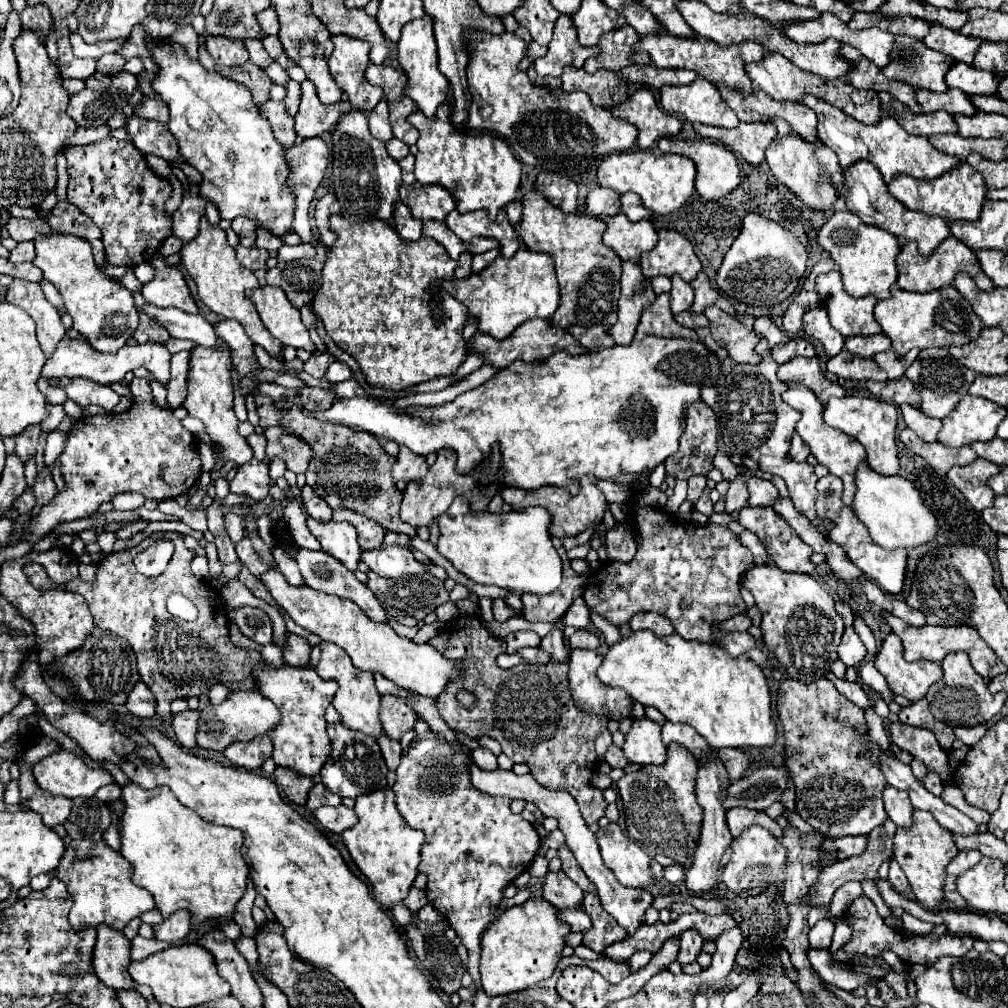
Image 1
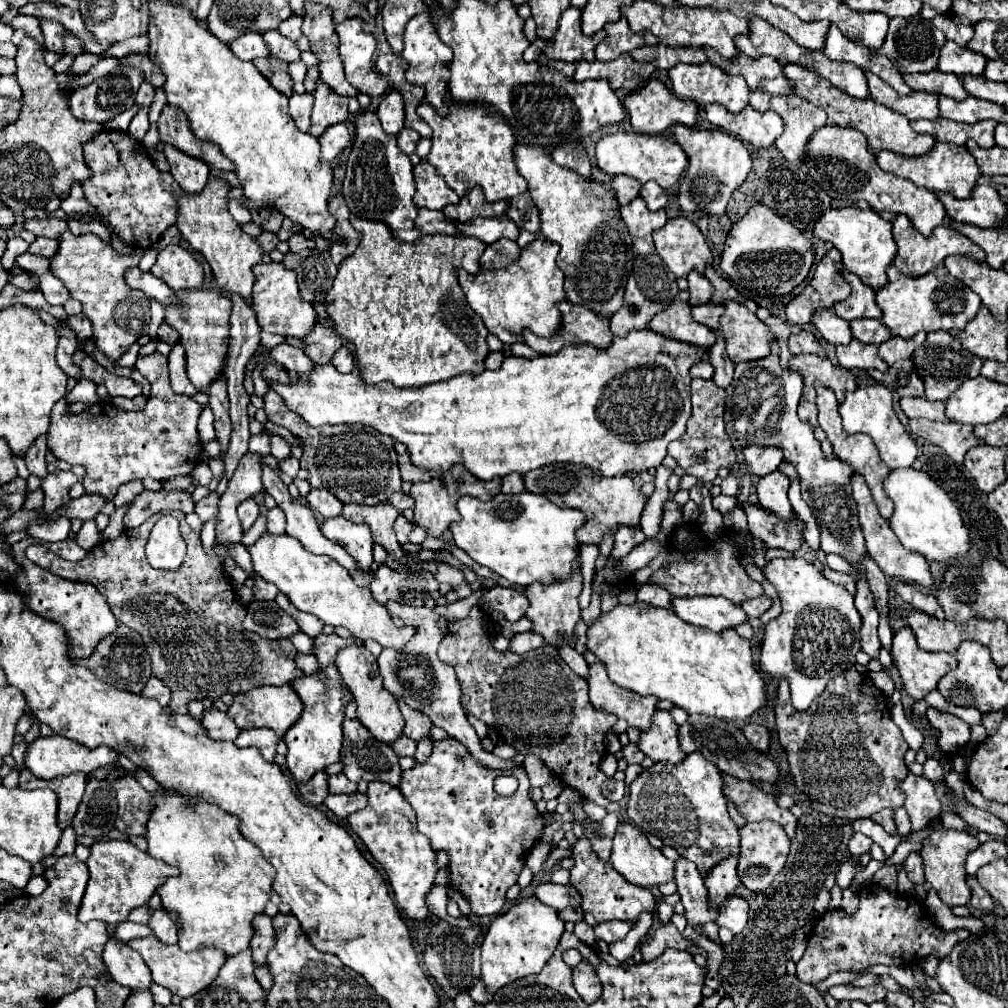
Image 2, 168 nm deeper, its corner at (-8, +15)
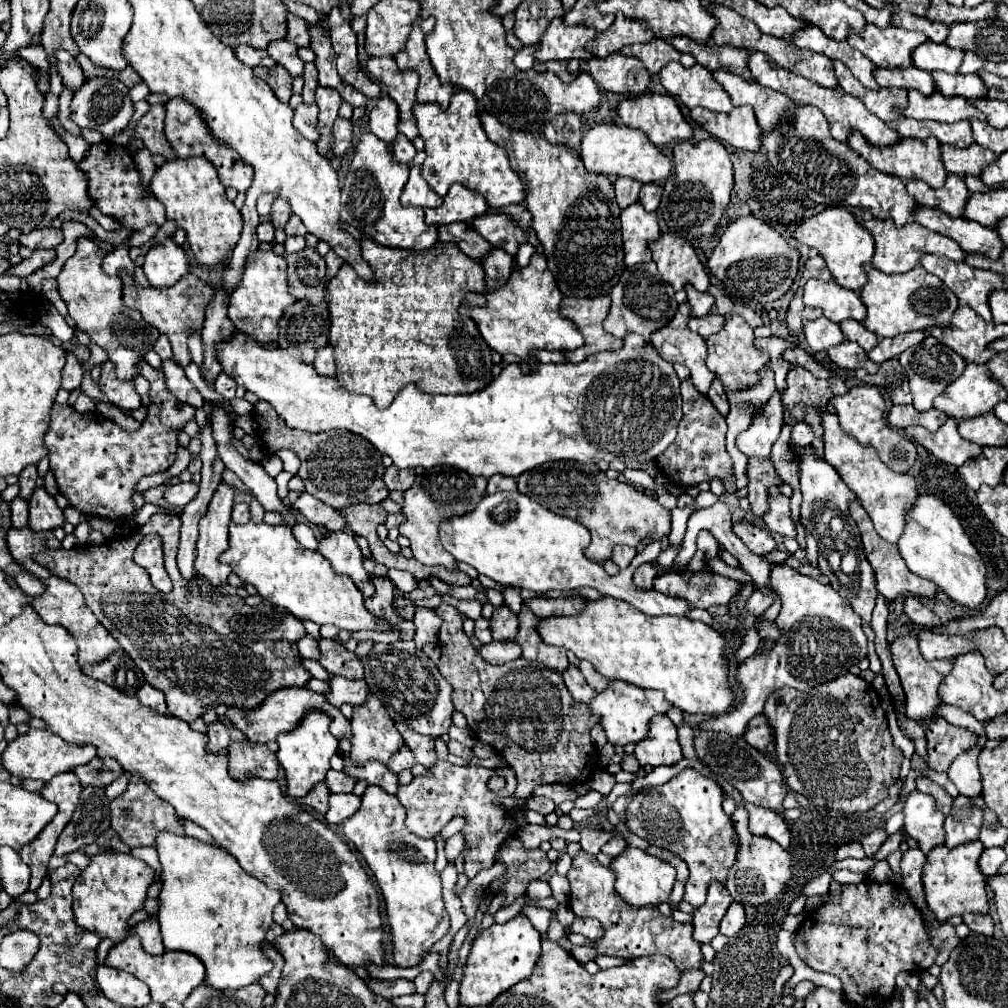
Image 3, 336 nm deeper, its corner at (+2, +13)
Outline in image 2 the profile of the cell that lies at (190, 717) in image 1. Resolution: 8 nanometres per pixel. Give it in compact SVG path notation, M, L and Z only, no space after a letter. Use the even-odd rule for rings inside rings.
M205 709L205 717L201 723L205 723L209 737L217 741L235 741L237 735L241 733L241 729L233 723L233 719L219 709Z

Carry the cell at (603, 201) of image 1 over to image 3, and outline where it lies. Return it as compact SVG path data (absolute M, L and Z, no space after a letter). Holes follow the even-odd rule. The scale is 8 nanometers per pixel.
M617 177L613 181L615 187L615 201L621 209L633 205L639 199L639 181L629 179L629 177Z

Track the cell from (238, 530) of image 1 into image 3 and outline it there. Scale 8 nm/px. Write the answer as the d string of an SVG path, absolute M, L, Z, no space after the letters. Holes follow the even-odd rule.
M237 503L237 505L233 507L231 521L233 521L233 523L239 523L239 525L247 523L247 521L249 521L249 505L247 505L247 503Z

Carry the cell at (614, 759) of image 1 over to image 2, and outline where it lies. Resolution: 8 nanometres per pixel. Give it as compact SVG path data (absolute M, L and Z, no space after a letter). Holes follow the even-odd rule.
M629 743L627 747L623 747L621 753L623 753L623 759L625 759L627 763L641 763L641 761L645 759L643 751L641 751L637 745L633 745L633 743Z

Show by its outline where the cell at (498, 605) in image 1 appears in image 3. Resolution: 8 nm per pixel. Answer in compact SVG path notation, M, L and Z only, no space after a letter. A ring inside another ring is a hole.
M505 603L493 611L491 631L493 631L493 637L497 641L515 639L515 635L517 635L517 615Z

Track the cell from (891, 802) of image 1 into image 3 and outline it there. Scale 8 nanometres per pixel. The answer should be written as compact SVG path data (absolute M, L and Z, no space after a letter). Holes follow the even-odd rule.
M911 791L903 805L905 815L905 831L909 837L919 841L919 849L927 855L935 845L945 841L943 821L945 815L935 807L931 795L921 791Z

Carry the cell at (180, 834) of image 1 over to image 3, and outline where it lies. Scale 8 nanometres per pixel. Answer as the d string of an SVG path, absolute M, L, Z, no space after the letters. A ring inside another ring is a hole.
M159 833L155 849L161 861L161 873L157 879L161 883L157 897L157 921L161 925L165 949L199 955L207 969L207 983L215 989L239 989L255 983L261 975L271 971L271 961L261 953L261 943L265 941L265 927L273 923L273 907L281 901L279 891L269 889L263 881L245 873L237 859L233 859L219 845L211 845L187 835Z

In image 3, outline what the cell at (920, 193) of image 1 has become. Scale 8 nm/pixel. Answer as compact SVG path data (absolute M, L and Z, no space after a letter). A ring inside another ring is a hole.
M853 133L849 139L849 147L855 149L869 165L873 165L877 171L887 173L887 175L895 175L903 181L907 179L921 179L927 185L939 189L943 187L943 183L947 181L947 169L943 167L943 159L941 159L941 143L935 137L927 137L927 139L901 139L895 147L871 147L859 133Z

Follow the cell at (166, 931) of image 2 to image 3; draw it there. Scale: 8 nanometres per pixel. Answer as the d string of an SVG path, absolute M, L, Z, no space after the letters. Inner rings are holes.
M149 917L145 921L141 921L139 925L129 929L129 935L139 937L143 949L151 955L161 955L165 951L163 941L161 941L161 933L159 933L159 923L155 917Z

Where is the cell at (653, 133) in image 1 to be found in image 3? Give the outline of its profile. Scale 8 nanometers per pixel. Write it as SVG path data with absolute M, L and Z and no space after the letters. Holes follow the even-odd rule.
M645 93L645 95L639 95L639 97L625 99L625 101L619 103L617 115L619 115L619 119L623 121L623 125L647 133L647 139L649 139L651 143L655 143L657 147L659 147L659 145L667 145L667 143L671 143L671 141L673 141L673 143L677 143L677 141L687 141L687 139L691 139L691 135L693 135L689 121L685 119L685 115L681 113L677 101L675 101L671 95Z

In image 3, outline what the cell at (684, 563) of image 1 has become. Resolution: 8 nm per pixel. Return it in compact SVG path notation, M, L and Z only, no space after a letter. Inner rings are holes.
M673 571L655 577L655 591L687 599L697 609L711 605L727 605L731 597L741 593L743 583L725 579L711 571Z

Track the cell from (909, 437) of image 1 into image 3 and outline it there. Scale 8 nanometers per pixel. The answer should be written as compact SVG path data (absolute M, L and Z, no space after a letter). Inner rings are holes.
M949 419L937 433L929 433L923 427L907 427L907 437L915 439L919 445L923 445L929 453L933 453L939 461L960 467L967 461L981 454L981 447L965 441L957 433L957 421Z

